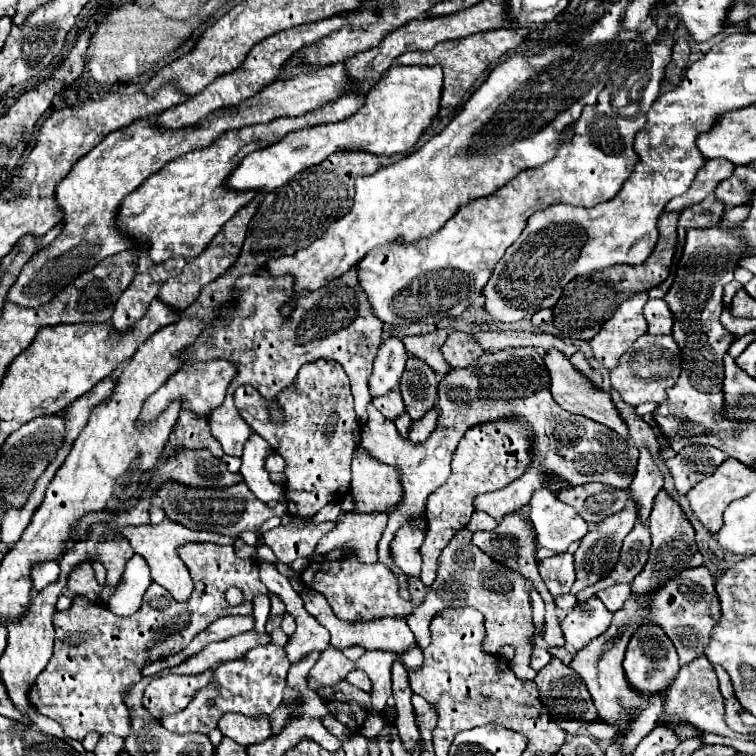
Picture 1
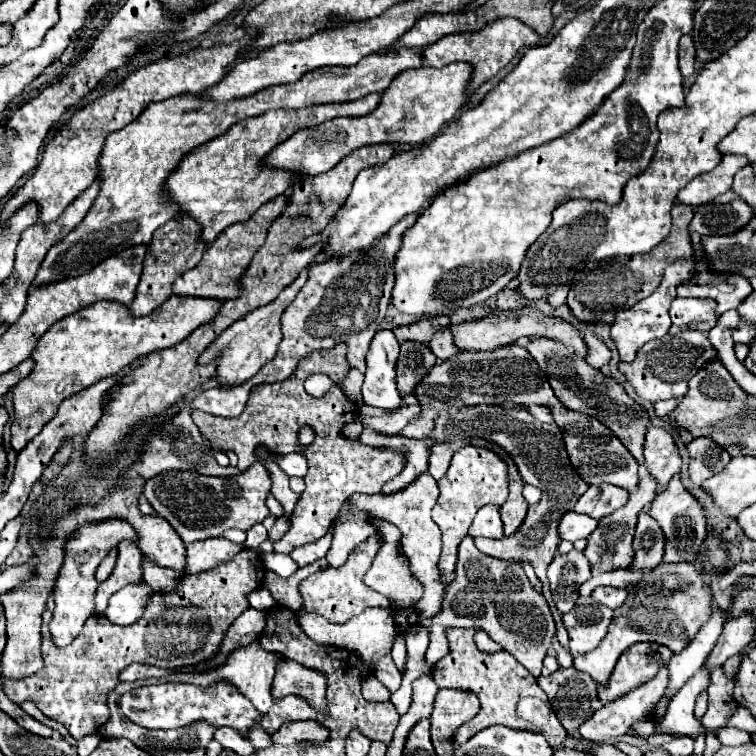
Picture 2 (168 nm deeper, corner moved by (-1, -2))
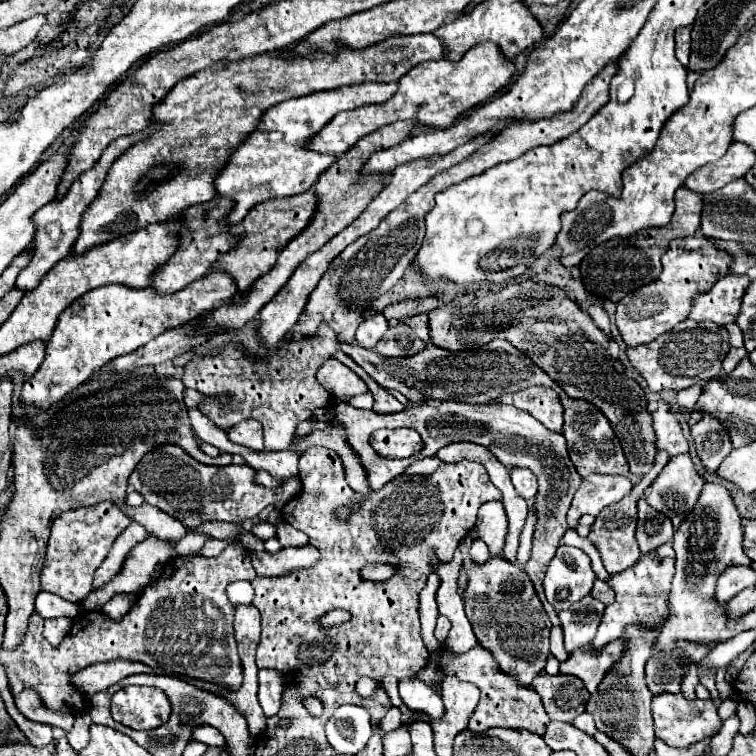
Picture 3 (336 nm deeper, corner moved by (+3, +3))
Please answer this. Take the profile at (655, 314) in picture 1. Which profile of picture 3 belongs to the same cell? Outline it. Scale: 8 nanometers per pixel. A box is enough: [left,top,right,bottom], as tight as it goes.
[688,273,752,325]

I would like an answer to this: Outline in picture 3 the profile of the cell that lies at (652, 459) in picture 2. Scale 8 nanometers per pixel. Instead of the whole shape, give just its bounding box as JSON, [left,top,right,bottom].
[652,401,688,457]

